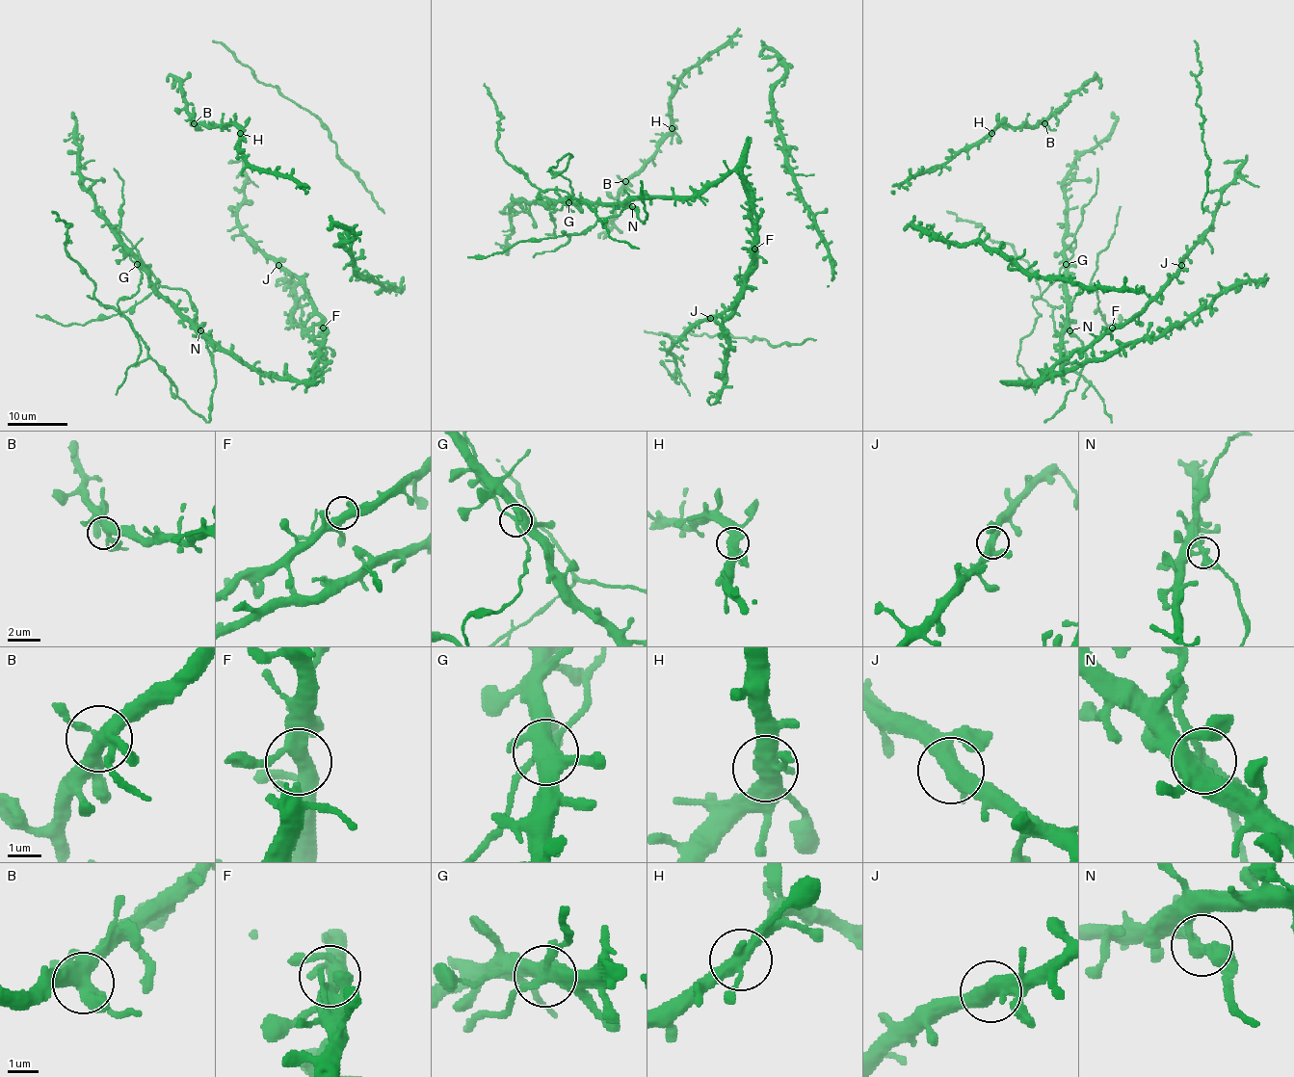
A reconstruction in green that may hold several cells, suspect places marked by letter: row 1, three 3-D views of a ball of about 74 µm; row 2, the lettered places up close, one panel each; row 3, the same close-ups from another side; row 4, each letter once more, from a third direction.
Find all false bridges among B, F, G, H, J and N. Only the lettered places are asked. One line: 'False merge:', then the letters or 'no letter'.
False merge: G, N

